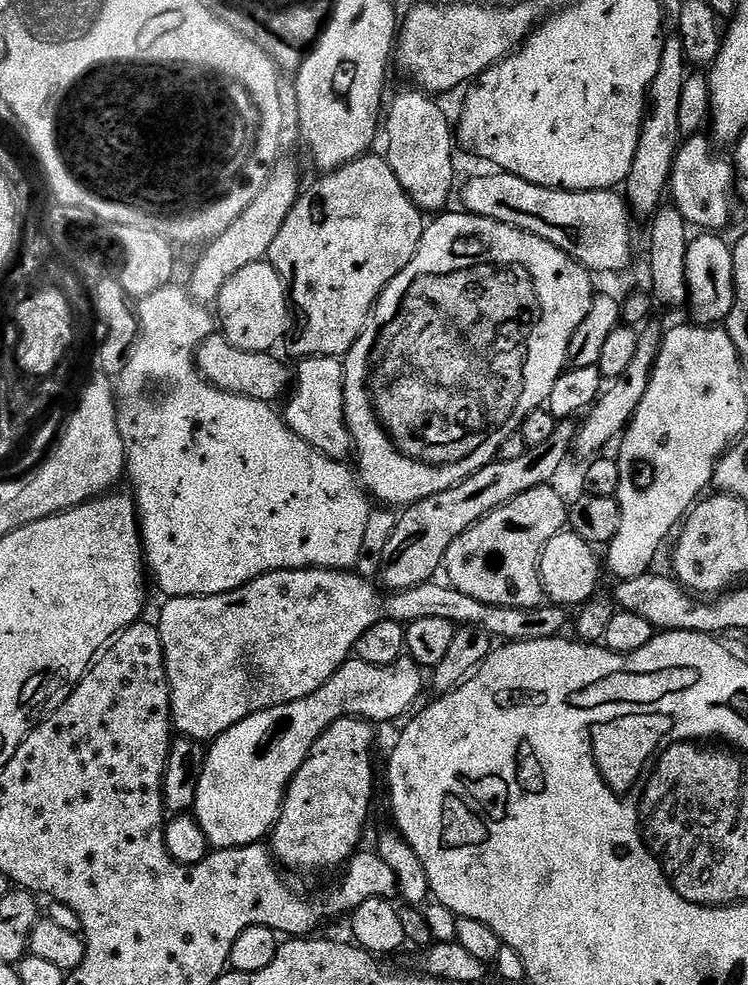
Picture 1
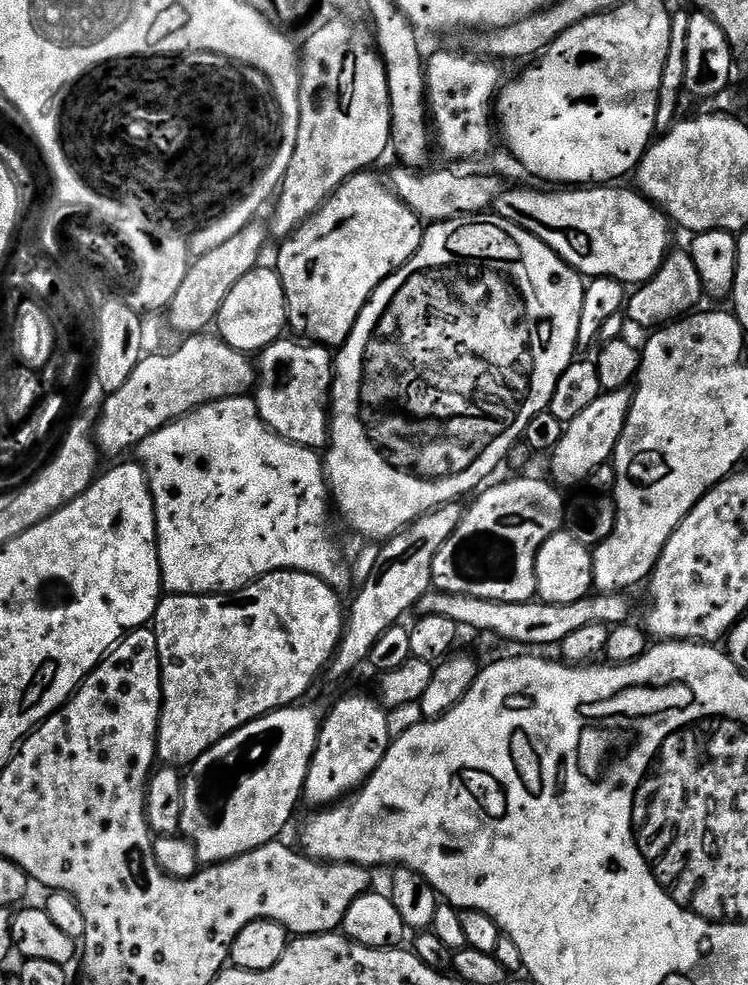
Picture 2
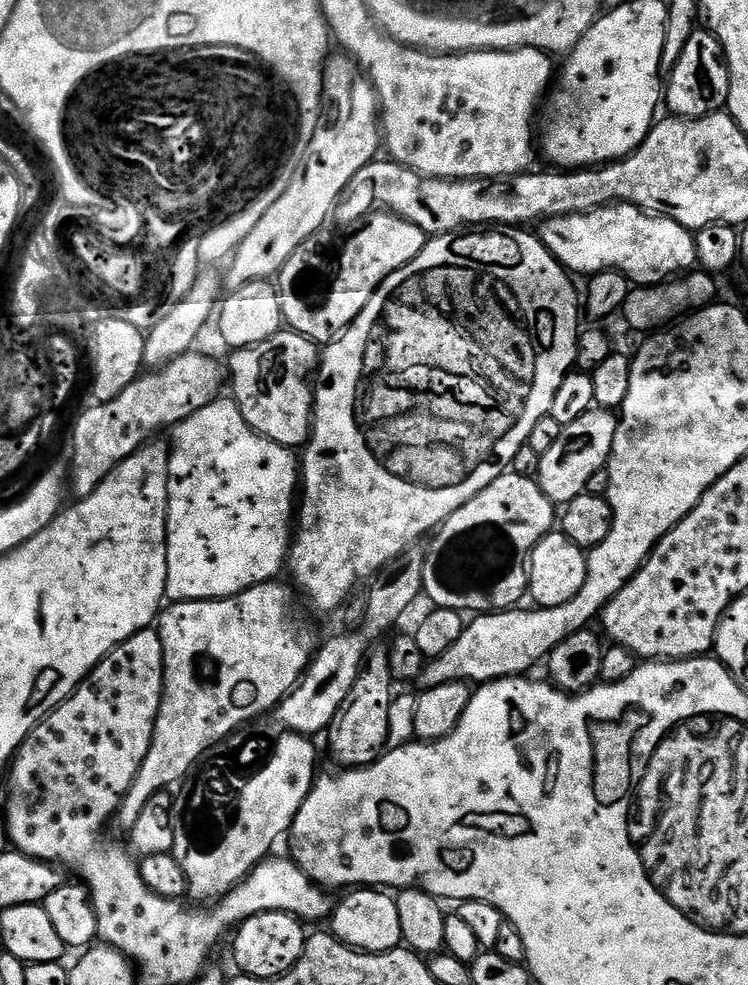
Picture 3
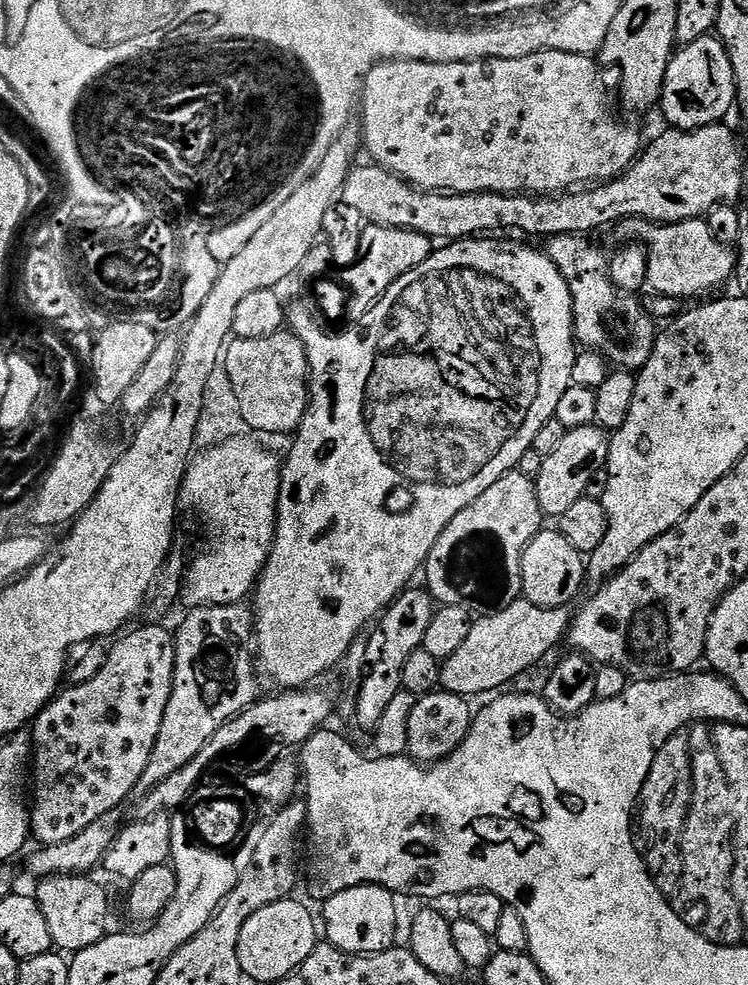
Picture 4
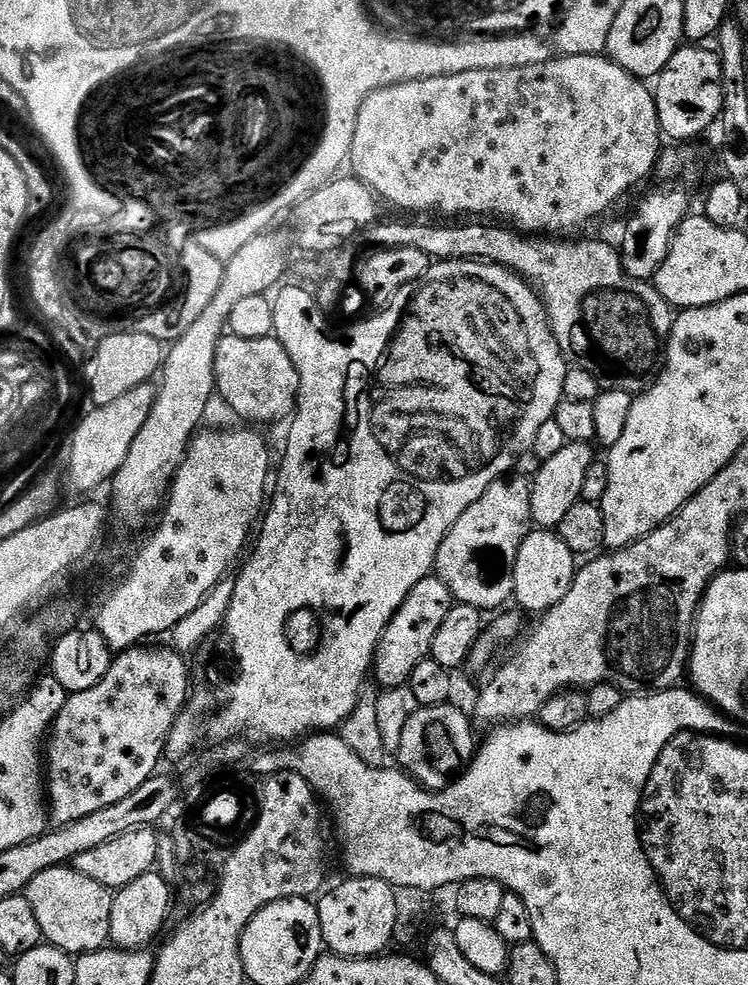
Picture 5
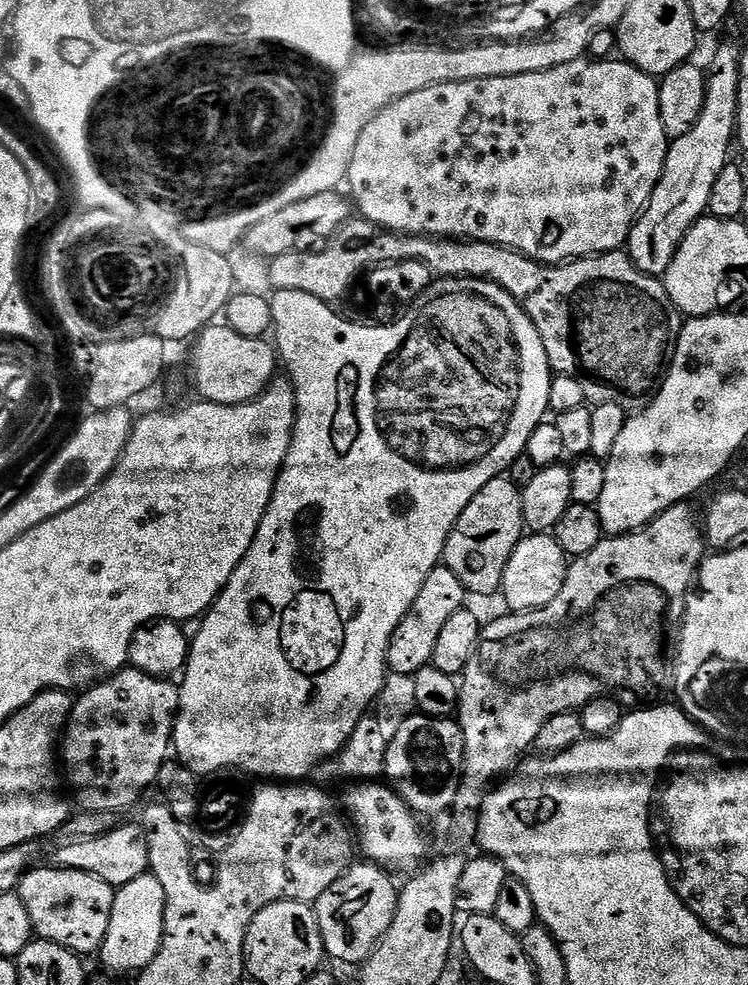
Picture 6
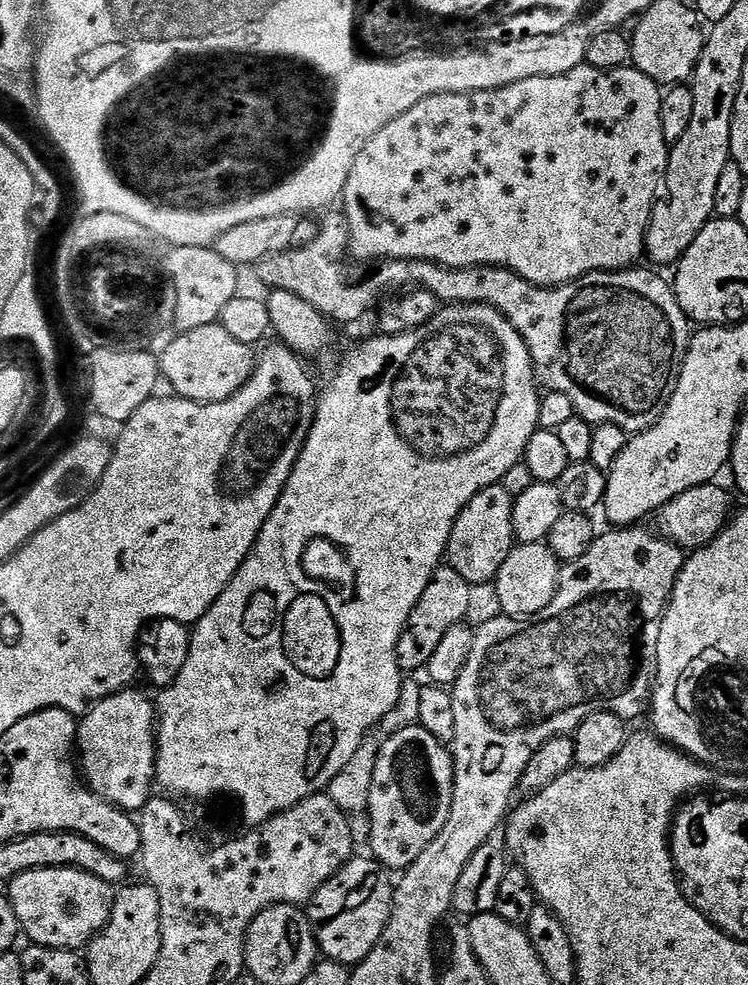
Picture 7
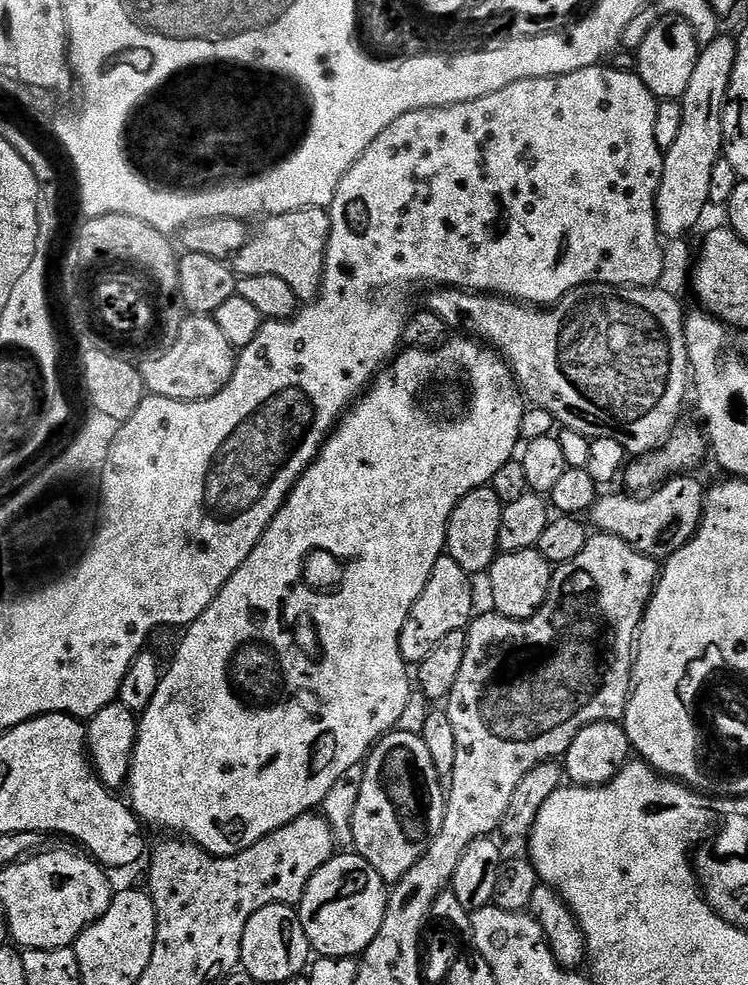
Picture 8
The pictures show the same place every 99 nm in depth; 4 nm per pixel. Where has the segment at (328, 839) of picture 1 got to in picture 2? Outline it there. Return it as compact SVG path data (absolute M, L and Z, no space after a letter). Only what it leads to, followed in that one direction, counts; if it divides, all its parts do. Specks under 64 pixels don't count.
M375 695L344 696L323 717L310 770L304 783L303 803L331 806L351 797L374 774L393 738L389 731L389 709Z

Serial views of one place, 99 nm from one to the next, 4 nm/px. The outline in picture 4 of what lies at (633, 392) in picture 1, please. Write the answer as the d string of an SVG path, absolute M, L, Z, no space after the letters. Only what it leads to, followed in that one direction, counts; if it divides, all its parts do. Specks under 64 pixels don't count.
M596 424L569 428L565 431L562 442L554 449L554 454L544 457L542 474L536 479L538 506L544 511L545 517L559 518L566 514L566 509L574 506L585 496L590 486L590 478L598 474L598 470L608 462L609 433Z

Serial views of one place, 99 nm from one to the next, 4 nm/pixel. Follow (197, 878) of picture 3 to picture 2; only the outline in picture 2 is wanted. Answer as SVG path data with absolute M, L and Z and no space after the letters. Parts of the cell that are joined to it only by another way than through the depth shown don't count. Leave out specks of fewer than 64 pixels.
M289 706L279 708L271 717L263 716L250 722L254 731L231 732L232 742L219 740L220 748L213 746L206 750L208 756L201 754L197 762L200 768L196 772L204 772L204 764L218 762L218 757L228 756L232 748L241 748L244 740L252 740L252 736L260 736L260 744L264 744L264 768L244 784L244 788L236 791L232 796L232 804L228 804L228 812L224 812L224 820L217 824L208 820L208 812L200 808L200 792L196 792L196 780L184 776L184 805L182 806L181 833L191 840L196 848L196 853L201 865L211 866L220 864L224 860L233 860L258 846L266 846L271 840L280 840L280 831L292 820L296 807L301 807L304 795L306 774L310 770L312 752L316 749L318 734L322 723L321 713L316 713L312 708L304 706Z

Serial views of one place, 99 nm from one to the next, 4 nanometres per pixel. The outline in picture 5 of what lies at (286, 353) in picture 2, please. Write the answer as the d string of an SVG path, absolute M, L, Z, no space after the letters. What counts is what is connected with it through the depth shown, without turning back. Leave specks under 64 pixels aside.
M226 334L218 342L216 355L216 391L219 399L224 399L238 415L241 421L257 420L260 424L268 424L271 420L291 417L296 410L296 395L300 393L298 370L294 370L294 362L290 362L290 354L286 354L286 346L278 342L275 335L266 338L238 338Z

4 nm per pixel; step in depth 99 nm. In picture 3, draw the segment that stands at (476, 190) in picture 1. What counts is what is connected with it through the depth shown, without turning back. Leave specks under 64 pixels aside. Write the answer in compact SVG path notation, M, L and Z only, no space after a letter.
M608 204L605 208L595 208L593 212L585 212L582 216L559 216L539 221L538 235L548 251L564 265L569 273L618 271L627 276L636 286L662 284L687 274L697 267L696 238L689 229L683 228L678 222L667 220L635 208L632 204Z

